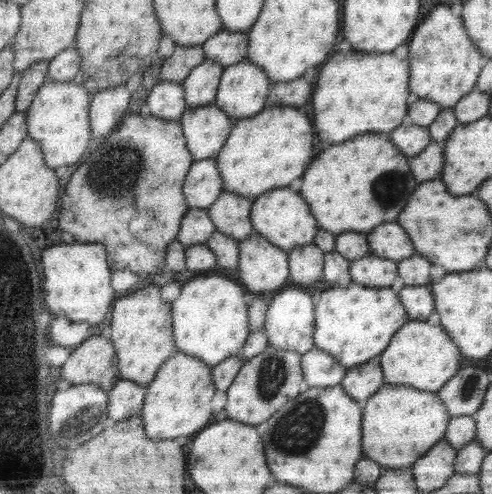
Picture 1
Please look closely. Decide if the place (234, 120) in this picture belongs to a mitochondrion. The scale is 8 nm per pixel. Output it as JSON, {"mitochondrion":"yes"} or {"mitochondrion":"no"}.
{"mitochondrion":"no"}

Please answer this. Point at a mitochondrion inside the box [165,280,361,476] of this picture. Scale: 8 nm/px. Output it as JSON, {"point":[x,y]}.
{"point":[297,429]}

